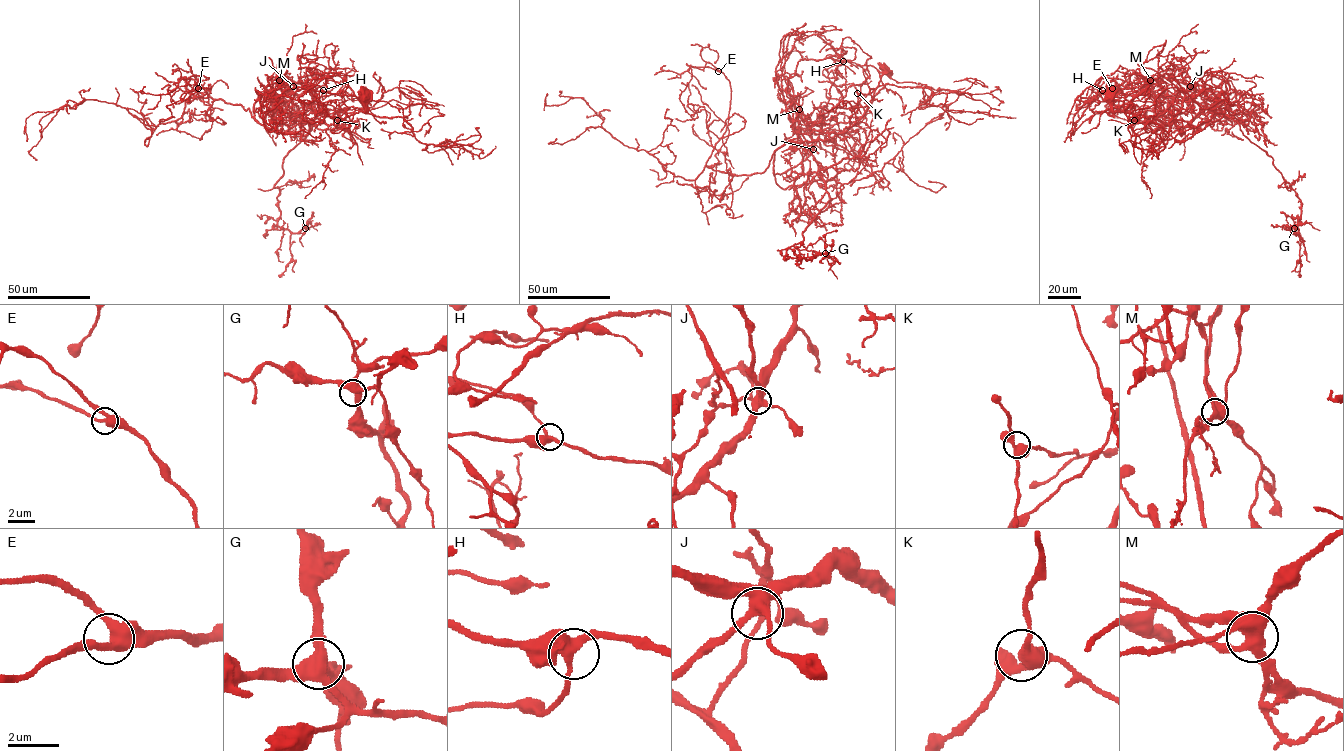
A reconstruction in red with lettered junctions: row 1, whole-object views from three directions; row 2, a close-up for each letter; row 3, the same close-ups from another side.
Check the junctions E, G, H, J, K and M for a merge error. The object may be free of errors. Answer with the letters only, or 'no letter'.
M

